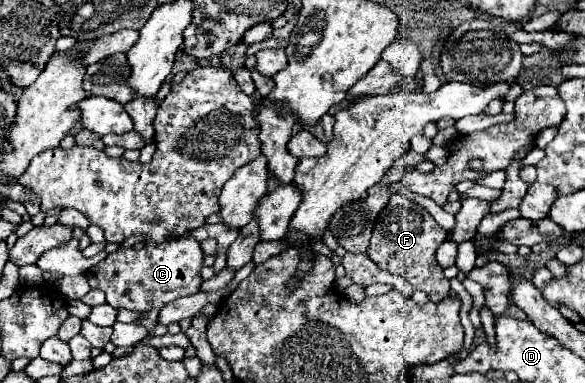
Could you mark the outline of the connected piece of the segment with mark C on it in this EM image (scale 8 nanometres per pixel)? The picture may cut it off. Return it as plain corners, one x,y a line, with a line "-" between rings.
177,238
161,244
147,244
141,250
135,248
119,248
117,252
109,254
103,262
93,266
87,272
87,280
91,288
99,288
105,292
107,302
113,308
125,310
155,310
163,308
165,304
199,292
201,286
201,270
203,266
203,252
195,238

